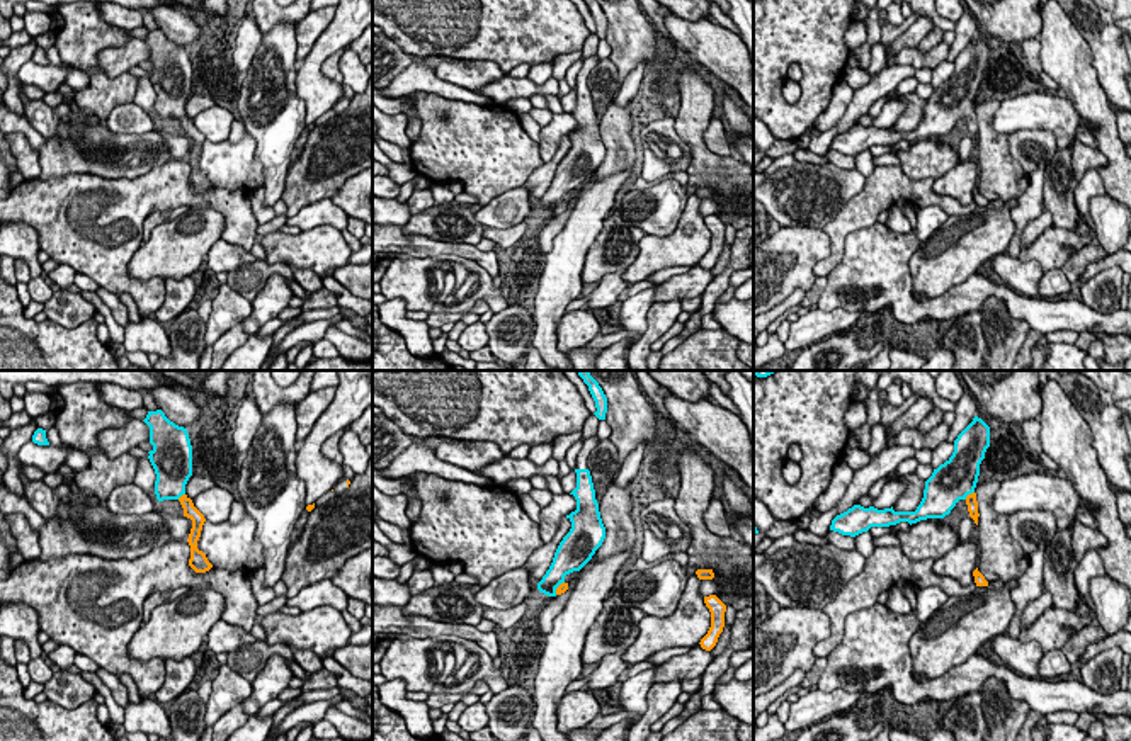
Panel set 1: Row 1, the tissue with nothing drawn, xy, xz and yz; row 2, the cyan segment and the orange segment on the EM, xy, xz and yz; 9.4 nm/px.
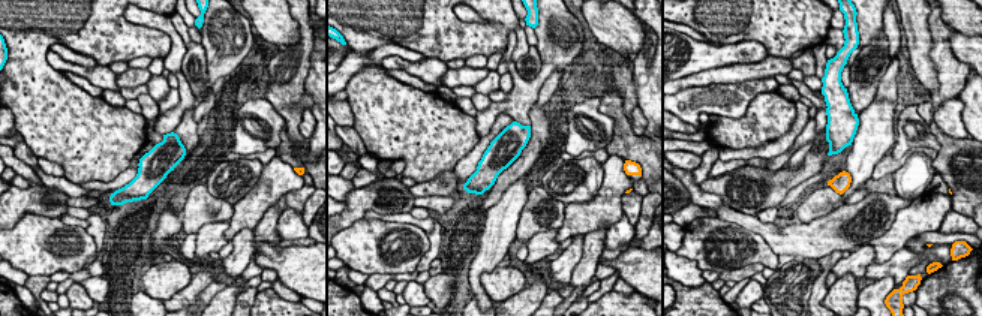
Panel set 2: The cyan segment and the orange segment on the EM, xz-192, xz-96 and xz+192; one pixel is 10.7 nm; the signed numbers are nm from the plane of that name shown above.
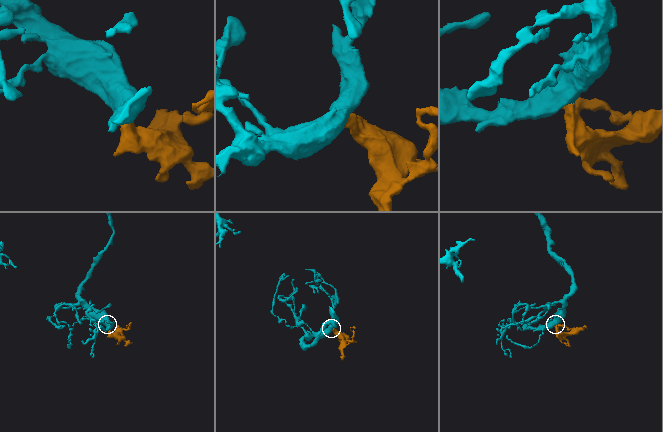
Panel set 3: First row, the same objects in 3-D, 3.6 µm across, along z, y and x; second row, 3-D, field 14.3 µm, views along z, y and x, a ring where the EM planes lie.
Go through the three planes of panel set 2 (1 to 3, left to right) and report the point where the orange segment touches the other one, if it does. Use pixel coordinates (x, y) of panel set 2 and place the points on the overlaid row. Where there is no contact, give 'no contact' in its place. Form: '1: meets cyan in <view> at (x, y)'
1: no contact
2: no contact
3: no contact

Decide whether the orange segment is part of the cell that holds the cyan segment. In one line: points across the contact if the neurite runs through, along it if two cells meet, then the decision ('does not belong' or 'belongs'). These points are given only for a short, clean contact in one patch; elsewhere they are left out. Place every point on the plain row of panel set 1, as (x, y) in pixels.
across yz (956, 97), (968, 113), (971, 121) | belongs

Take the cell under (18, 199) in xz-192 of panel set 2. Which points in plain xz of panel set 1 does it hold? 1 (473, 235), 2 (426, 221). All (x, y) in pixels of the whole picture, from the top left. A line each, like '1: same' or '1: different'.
1: same
2: same

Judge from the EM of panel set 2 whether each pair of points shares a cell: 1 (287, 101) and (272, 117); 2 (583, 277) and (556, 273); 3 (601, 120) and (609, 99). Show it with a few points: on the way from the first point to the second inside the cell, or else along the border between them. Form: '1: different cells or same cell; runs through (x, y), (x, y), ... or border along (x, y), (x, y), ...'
1: different cells; border along (264, 98), (287, 122)
2: different cells; border along (583, 243), (583, 255), (573, 270), (568, 283)
3: different cells; border along (598, 98), (613, 120), (604, 147)

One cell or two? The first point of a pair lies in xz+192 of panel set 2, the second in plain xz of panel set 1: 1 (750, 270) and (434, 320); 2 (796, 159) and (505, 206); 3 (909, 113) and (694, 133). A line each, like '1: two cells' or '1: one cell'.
1: one cell
2: one cell
3: two cells

